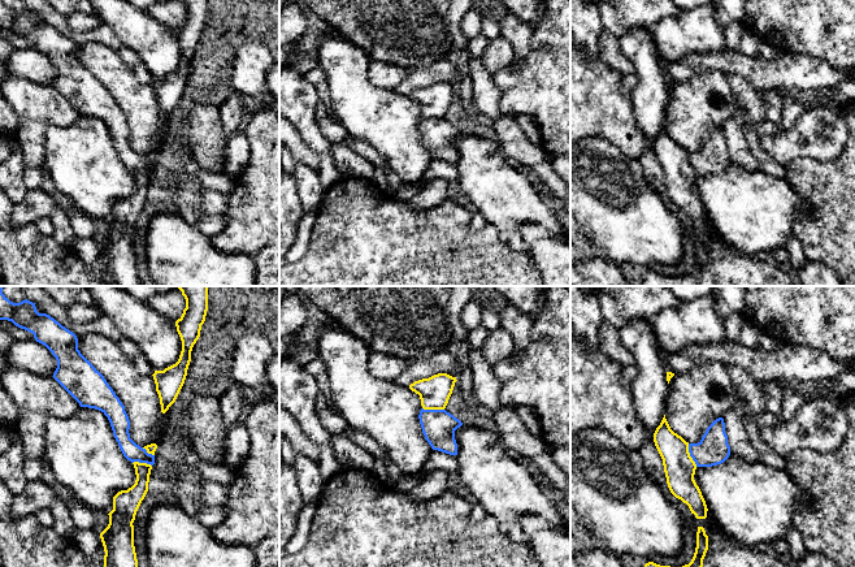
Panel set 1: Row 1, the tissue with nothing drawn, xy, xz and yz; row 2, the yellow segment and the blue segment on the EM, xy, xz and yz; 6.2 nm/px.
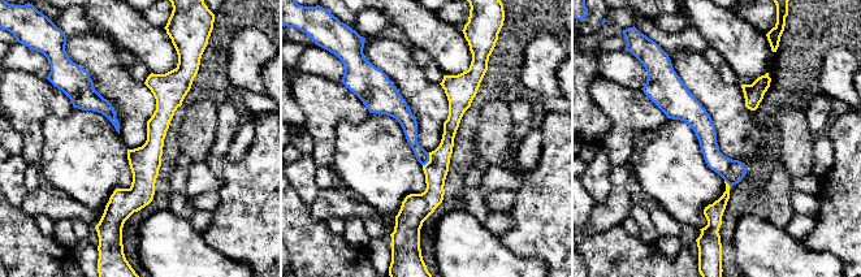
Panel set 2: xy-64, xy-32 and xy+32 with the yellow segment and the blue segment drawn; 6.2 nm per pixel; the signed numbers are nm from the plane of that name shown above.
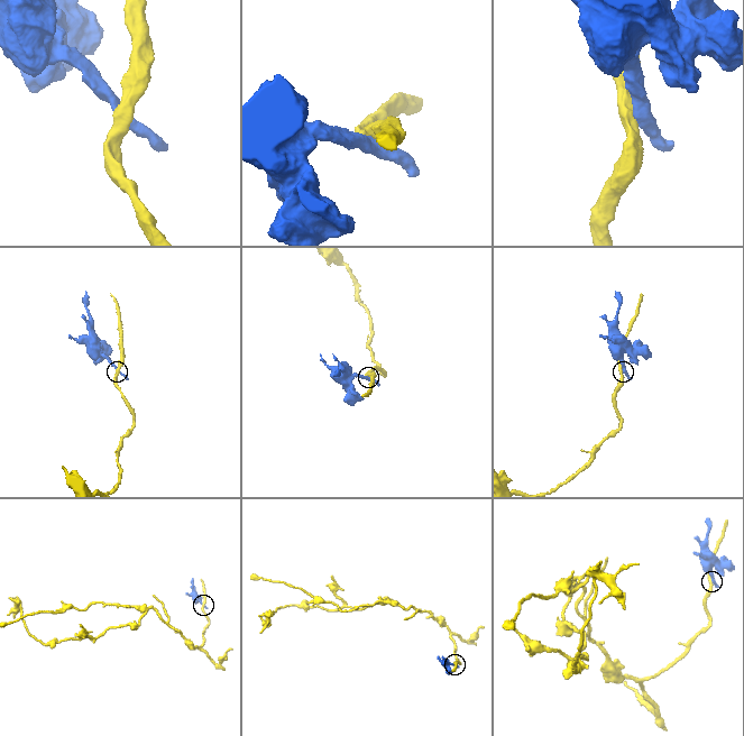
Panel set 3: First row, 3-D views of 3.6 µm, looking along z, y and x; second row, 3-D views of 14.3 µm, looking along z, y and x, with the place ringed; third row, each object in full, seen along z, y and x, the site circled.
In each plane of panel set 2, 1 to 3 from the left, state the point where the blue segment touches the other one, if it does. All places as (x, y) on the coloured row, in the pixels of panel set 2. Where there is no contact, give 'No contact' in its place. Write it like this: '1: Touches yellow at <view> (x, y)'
1: No contact
2: Touches yellow at xy-32 (429, 159)
3: Touches yellow at xy+32 (727, 184)

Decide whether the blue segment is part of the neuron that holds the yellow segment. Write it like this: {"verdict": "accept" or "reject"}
{"verdict": "reject"}

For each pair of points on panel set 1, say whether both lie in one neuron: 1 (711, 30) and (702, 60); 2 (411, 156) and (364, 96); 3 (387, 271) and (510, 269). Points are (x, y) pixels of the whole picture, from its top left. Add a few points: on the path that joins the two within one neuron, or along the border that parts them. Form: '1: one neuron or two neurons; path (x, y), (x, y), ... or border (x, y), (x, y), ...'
1: two neurons; border (725, 48), (717, 52), (690, 52), (684, 59)
2: one neuron; path (399, 142), (394, 131), (373, 111)
3: one neuron; path (417, 271), (480, 271)

